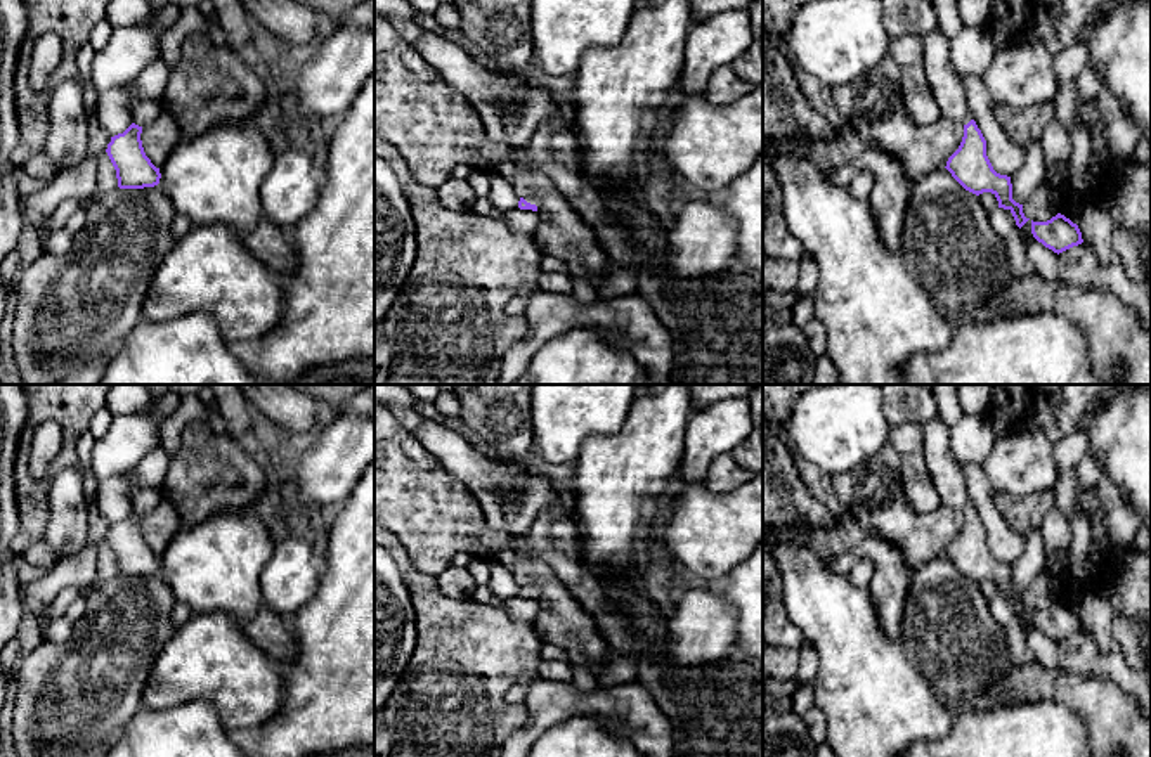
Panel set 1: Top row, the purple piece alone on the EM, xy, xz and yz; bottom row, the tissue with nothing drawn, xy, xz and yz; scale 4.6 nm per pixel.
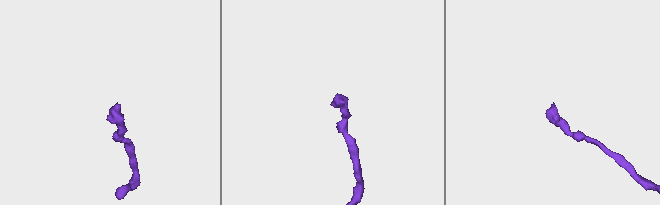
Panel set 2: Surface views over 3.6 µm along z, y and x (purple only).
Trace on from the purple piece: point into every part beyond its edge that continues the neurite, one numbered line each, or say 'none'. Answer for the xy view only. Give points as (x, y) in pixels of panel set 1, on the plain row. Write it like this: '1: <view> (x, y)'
1: xy (144, 499)

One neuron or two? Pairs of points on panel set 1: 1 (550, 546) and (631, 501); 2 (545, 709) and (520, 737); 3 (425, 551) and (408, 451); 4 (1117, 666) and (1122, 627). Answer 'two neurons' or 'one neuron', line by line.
1: two neurons
2: one neuron
3: one neuron
4: two neurons

